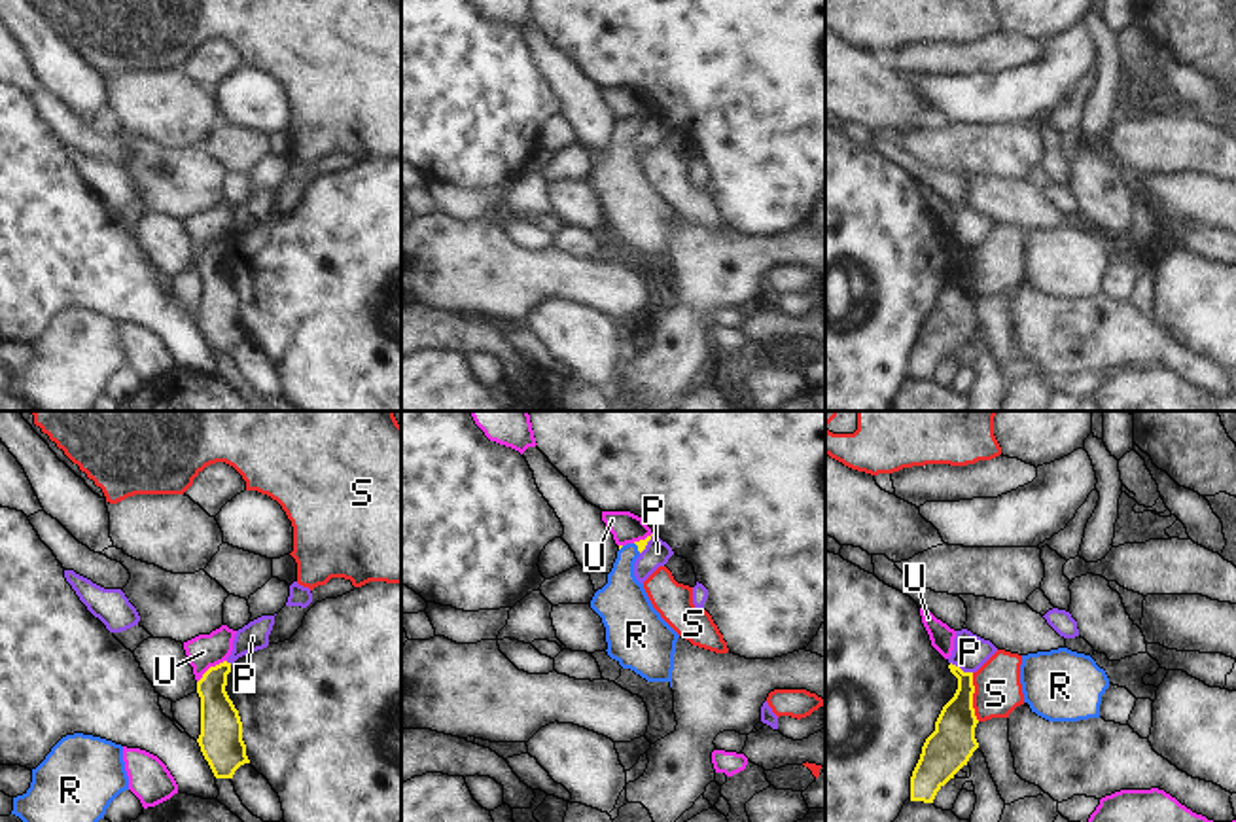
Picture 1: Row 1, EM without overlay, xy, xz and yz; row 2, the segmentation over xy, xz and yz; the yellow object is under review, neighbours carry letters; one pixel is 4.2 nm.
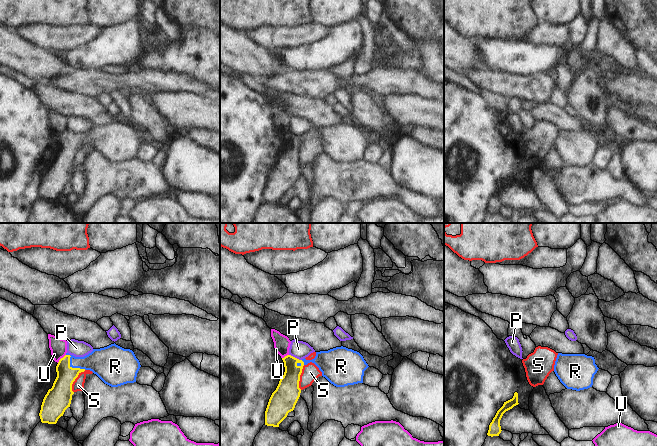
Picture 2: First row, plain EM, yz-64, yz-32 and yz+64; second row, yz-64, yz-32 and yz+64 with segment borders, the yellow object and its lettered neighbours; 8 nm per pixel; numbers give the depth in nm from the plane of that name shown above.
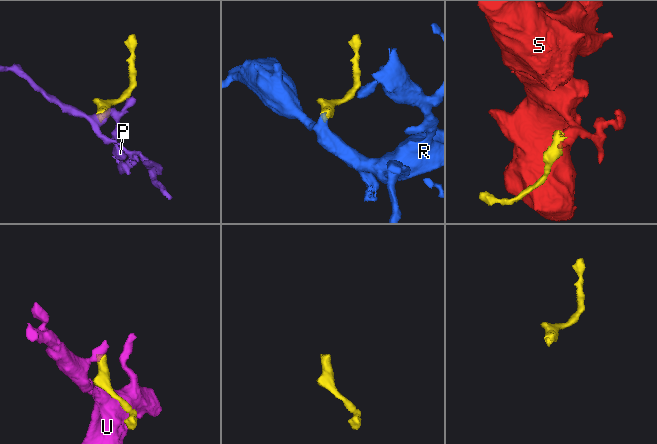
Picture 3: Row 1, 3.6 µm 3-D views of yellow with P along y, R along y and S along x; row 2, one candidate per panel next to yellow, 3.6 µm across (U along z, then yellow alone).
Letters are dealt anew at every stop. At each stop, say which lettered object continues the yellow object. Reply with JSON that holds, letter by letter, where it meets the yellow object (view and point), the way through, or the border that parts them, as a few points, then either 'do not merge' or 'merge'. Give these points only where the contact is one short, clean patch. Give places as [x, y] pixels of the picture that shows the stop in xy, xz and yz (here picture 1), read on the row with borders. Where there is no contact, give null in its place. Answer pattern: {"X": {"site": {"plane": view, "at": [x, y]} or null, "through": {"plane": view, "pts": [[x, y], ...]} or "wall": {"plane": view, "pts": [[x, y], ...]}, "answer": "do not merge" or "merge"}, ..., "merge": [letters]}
{"P": {"site": {"plane": "yz", "at": [960, 669]}, "wall": {"plane": "yz", "pts": [[951, 661], [971, 673]]}, "answer": "do not merge"}, "R": {"site": {"plane": "xz", "at": [638, 548]}, "through": {"plane": "xz", "pts": [[640, 544], [638, 548], [623, 565], [623, 605]]}, "answer": "merge"}, "S": {"site": {"plane": "yz", "at": [971, 697]}, "wall": {"plane": "yz", "pts": [[971, 673], [973, 714], [979, 720]]}, "answer": "do not merge"}, "U": {"site": {"plane": "xy", "at": [211, 667]}, "wall": {"plane": "xy", "pts": [[226, 660], [212, 665], [197, 682]]}, "answer": "do not merge"}, "merge": ["R"]}

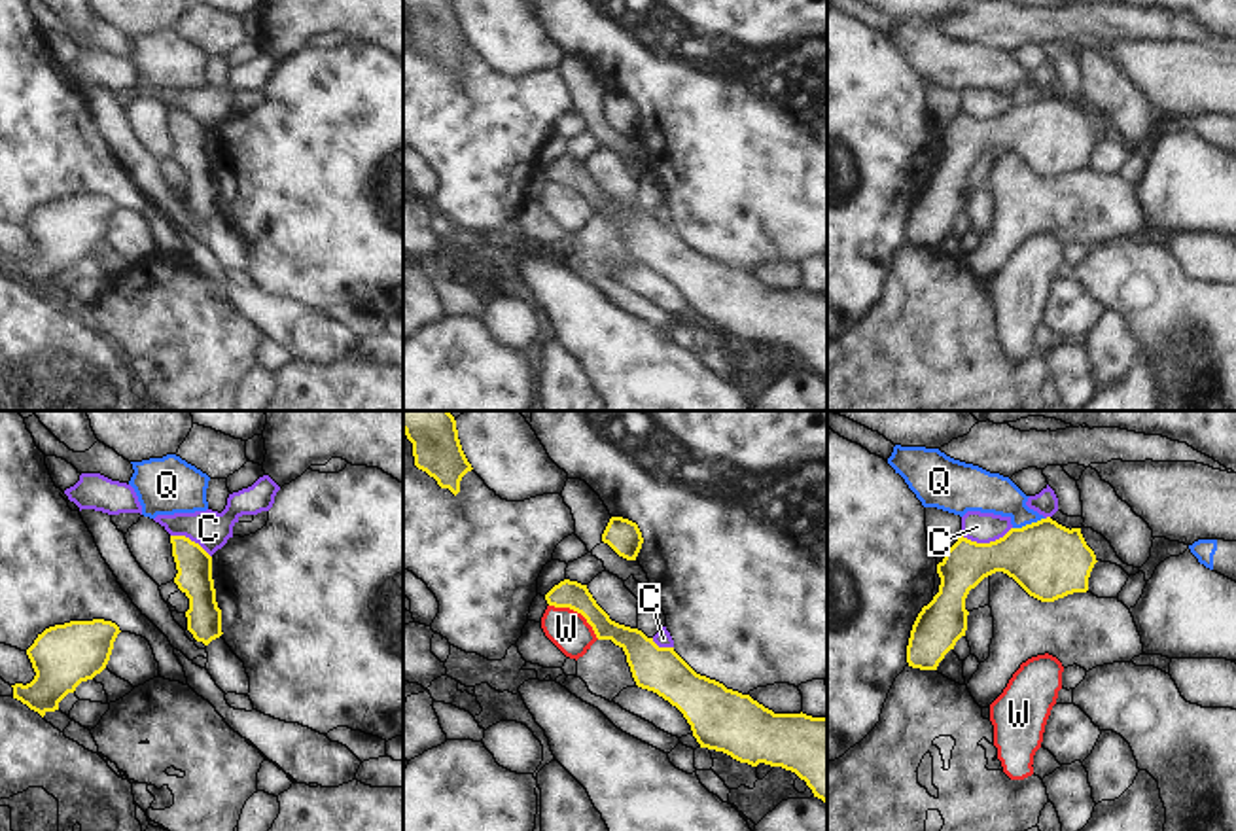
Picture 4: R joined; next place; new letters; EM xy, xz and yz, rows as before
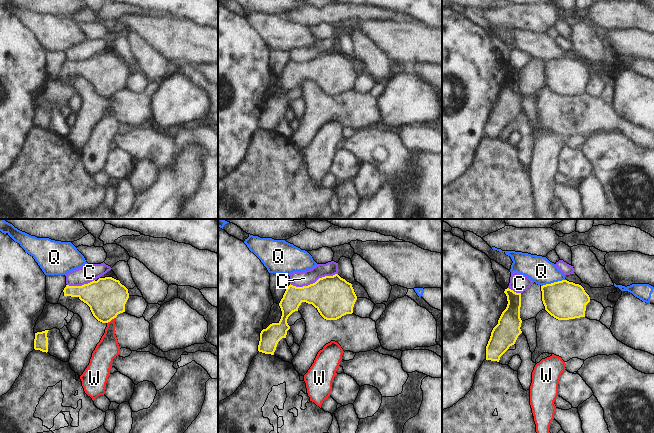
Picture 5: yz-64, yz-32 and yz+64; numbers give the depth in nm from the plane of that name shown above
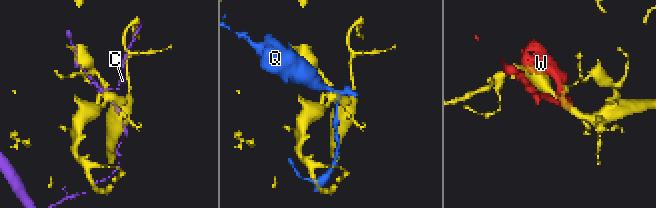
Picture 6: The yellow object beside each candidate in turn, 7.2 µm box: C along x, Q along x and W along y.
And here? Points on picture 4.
{"C": {"site": {"plane": "yz", "at": [987, 544]}, "answer": "do not merge"}, "Q": {"site": {"plane": "yz", "at": [1028, 525]}, "answer": "do not merge"}, "W": {"site": {"plane": "xz", "at": [578, 612]}, "answer": "do not merge"}, "merge": []}

